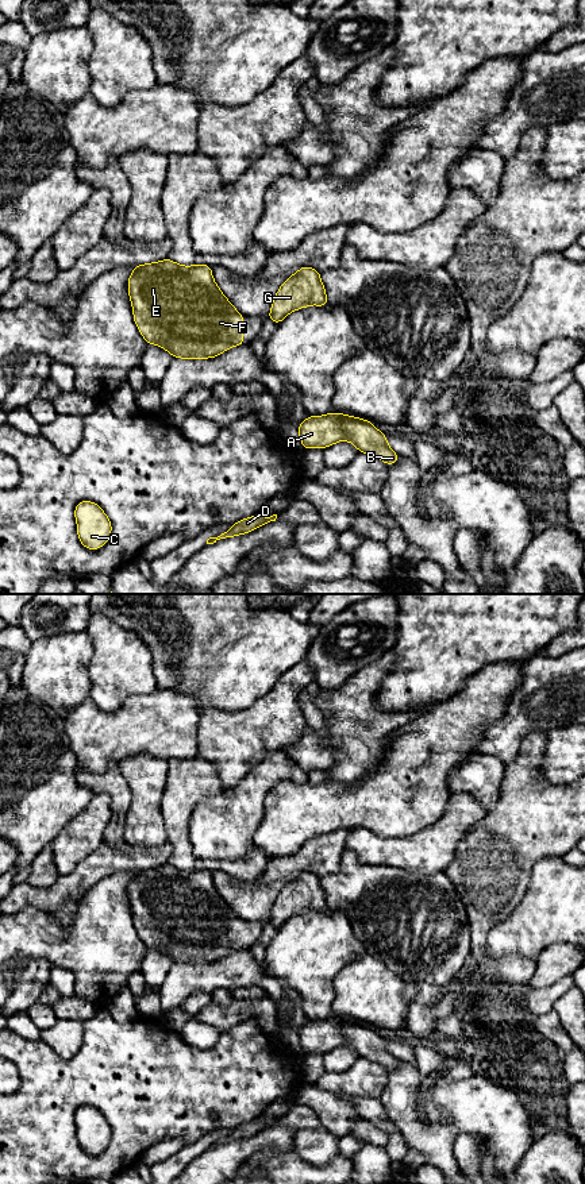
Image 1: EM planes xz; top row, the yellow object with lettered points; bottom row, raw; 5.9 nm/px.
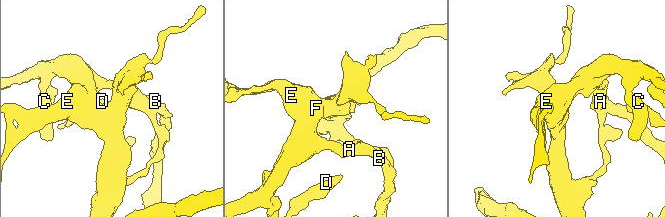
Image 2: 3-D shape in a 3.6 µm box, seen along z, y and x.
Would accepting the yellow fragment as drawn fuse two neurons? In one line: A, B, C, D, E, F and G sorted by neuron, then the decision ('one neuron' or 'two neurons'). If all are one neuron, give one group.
A B C D E F G | one neuron

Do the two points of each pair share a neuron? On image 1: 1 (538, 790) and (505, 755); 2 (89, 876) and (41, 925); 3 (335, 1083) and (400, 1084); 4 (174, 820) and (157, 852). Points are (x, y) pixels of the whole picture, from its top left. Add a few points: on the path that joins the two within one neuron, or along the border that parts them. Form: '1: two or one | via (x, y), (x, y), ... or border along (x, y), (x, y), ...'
1: two | border along (528, 733), (523, 739), (518, 755), (507, 764)
2: two | border along (47, 910), (24, 905), (15, 911)
3: two | border along (387, 1069), (387, 1086), (378, 1098)
4: two | border along (168, 841), (172, 849), (169, 862)

